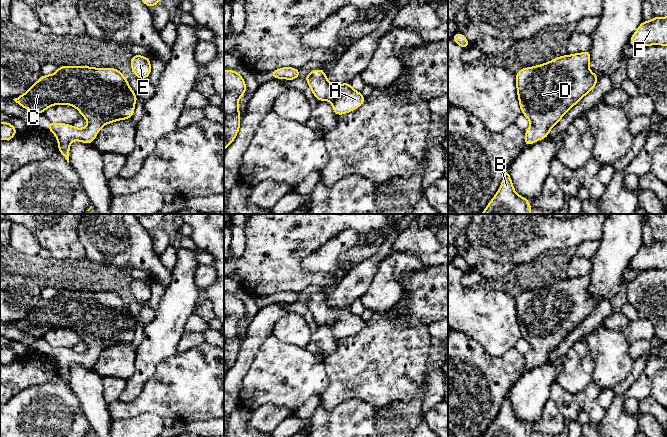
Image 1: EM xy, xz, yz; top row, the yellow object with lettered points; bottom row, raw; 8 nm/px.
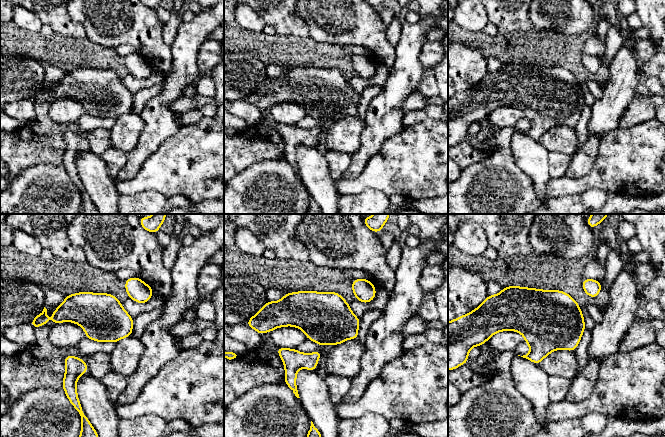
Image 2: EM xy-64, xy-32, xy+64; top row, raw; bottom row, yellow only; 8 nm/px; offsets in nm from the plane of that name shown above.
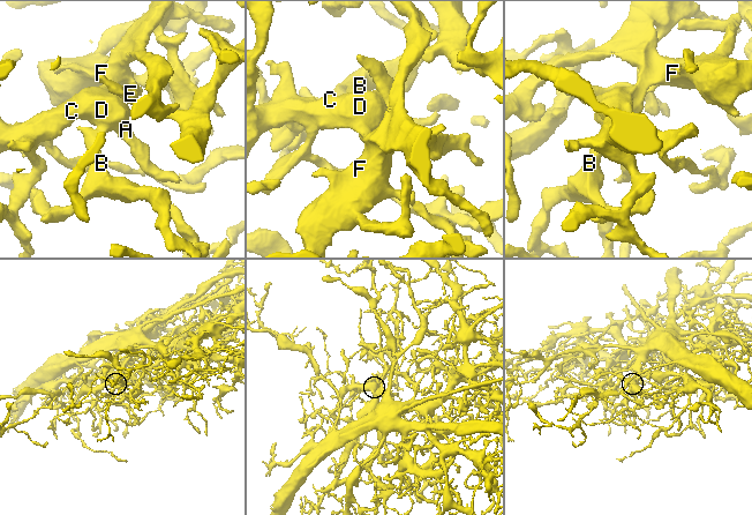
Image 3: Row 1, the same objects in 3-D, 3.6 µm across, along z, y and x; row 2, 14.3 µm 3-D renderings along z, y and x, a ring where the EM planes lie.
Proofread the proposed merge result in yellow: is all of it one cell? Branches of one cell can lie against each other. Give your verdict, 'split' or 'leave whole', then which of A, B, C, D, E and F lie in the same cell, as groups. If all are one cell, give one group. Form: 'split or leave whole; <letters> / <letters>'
leave whole; A B C D E F

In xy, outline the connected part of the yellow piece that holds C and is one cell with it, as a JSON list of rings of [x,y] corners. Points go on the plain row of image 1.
[[[60,290],[54,298],[42,299],[28,315],[13,324],[35,338],[41,338],[50,330],[58,328],[68,328],[80,335],[81,340],[88,344],[88,349],[82,353],[63,347],[49,346],[47,349],[47,353],[57,361],[58,375],[69,387],[69,371],[72,364],[92,368],[105,348],[131,343],[137,323],[137,319],[130,312],[127,303],[115,292]]]

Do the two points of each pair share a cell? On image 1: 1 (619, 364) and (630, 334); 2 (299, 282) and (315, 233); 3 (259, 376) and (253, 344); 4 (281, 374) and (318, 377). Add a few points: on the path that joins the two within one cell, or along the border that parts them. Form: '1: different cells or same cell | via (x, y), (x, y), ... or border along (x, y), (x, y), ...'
1: same cell | via (619, 357), (619, 345), (623, 341)
2: same cell | via (297, 269), (297, 257), (306, 250), (307, 246)
3: different cells | border along (269, 336), (258, 349), (244, 376)
4: same cell | via (290, 375), (309, 377)

